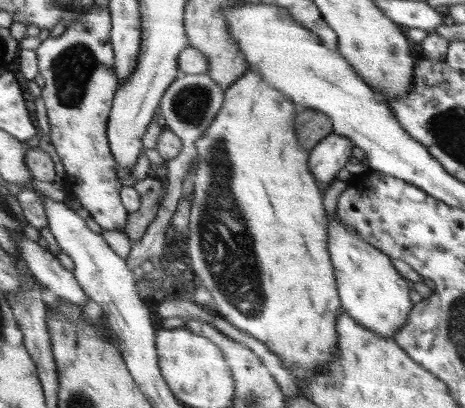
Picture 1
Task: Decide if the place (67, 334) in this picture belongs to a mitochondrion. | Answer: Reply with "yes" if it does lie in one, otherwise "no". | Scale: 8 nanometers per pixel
no

